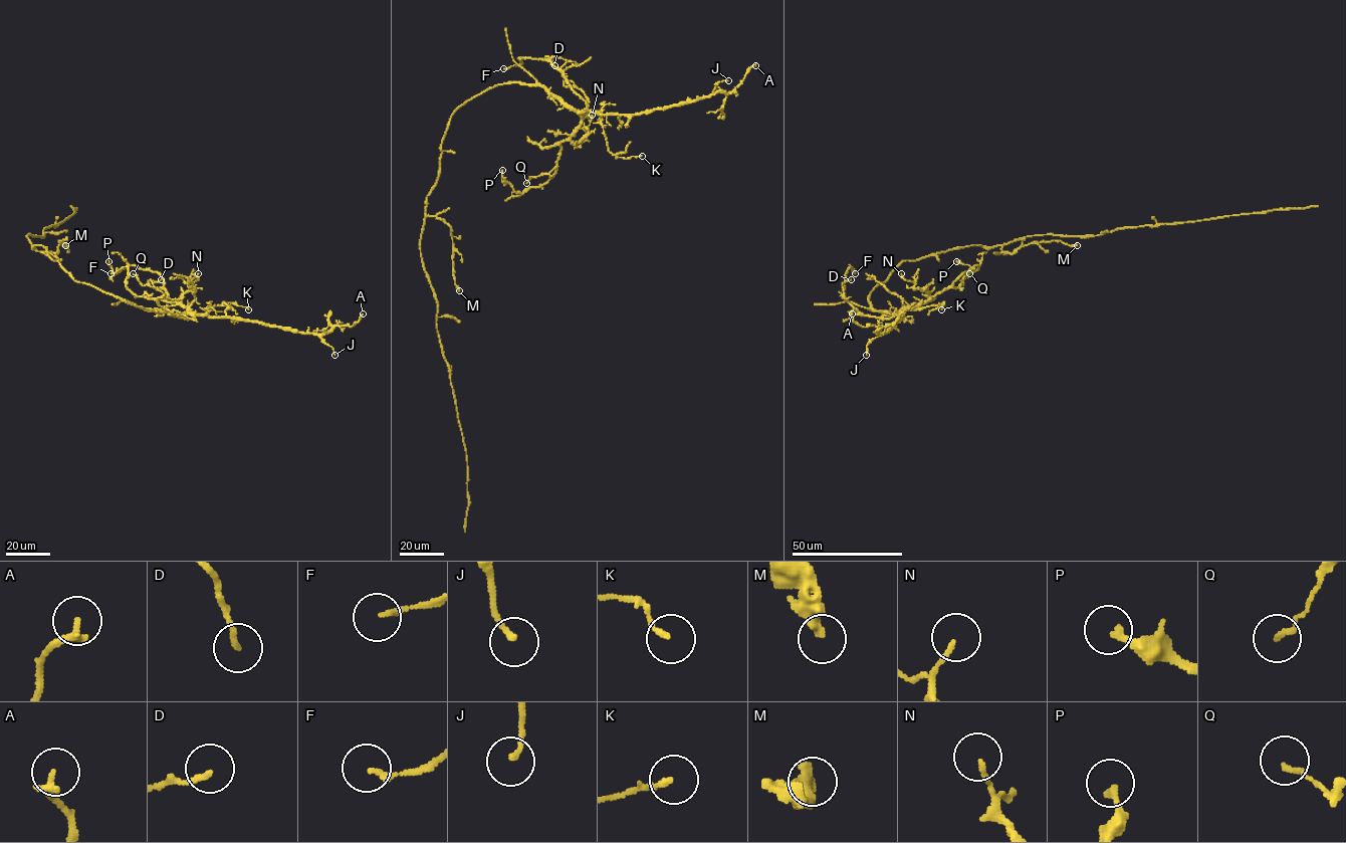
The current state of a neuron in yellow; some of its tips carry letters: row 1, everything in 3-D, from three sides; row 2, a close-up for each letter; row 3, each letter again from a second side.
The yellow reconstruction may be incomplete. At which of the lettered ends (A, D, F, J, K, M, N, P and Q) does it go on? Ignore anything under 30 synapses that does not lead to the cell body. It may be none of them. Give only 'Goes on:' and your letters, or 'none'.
Goes on: none

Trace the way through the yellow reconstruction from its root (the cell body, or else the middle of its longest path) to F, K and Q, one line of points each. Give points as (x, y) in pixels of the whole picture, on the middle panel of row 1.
F: (441, 149), (453, 113), (497, 84), (544, 86), (567, 107), (587, 107), (549, 61), (519, 58), (503, 68)
K: (441, 149), (459, 107), (497, 84), (520, 82), (544, 86), (579, 111), (596, 112), (610, 152), (642, 156)
Q: (441, 149), (450, 117), (468, 100), (497, 84), (544, 86), (581, 126), (559, 143), (555, 166), (526, 183)

